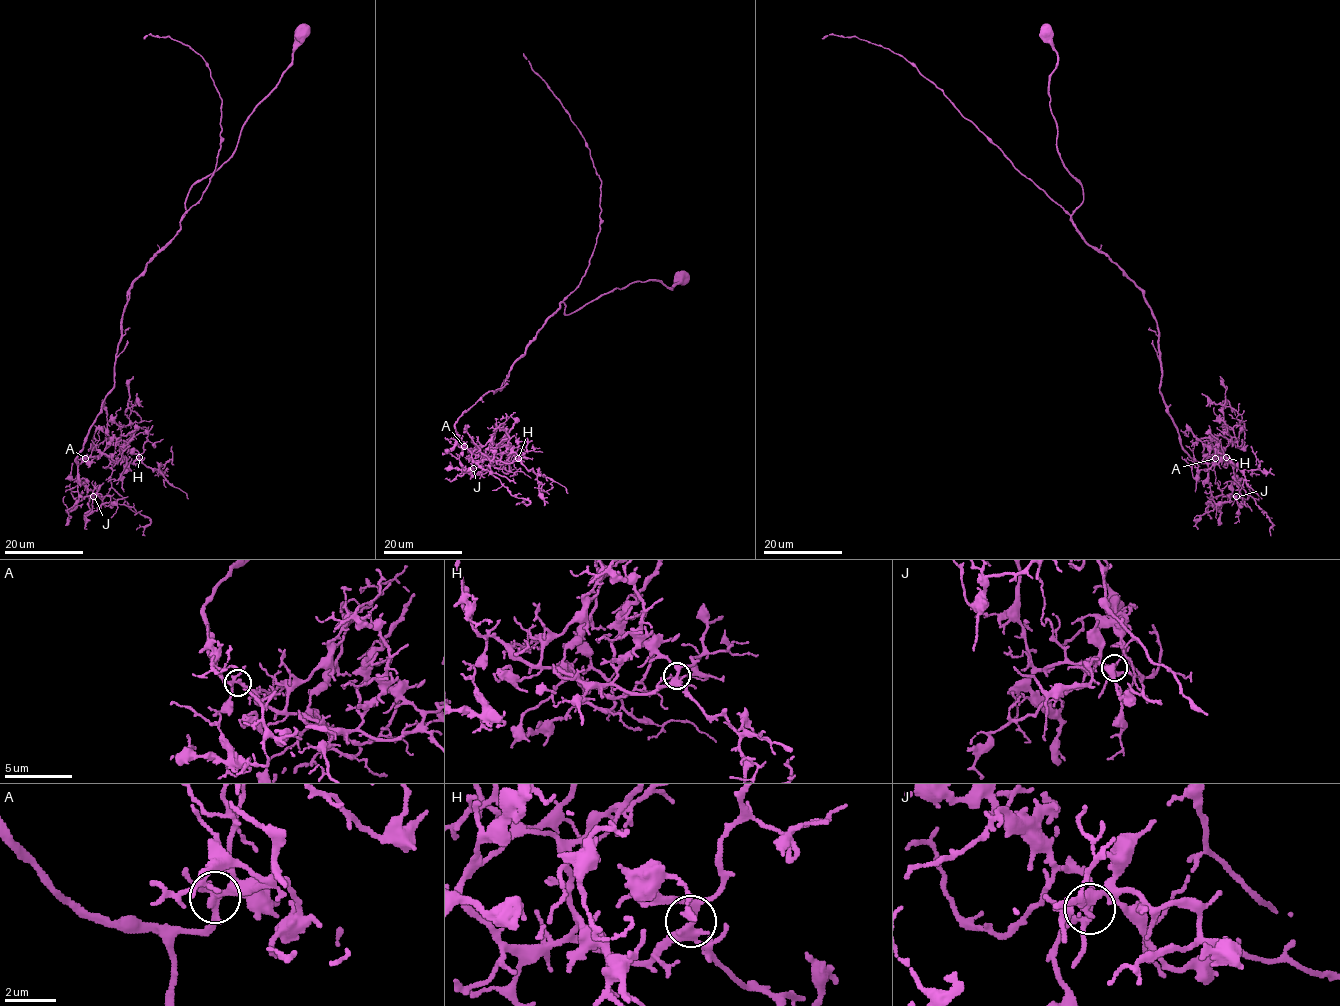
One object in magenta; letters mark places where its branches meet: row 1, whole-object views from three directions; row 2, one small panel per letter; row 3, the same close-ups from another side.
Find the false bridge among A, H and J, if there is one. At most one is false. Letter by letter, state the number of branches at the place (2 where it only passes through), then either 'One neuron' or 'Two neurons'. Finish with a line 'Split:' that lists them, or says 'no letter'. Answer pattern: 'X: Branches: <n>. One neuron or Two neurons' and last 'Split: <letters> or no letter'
A: Branches: 4. One neuron
H: Branches: 4. One neuron
J: Branches: 4. One neuron
Split: no letter

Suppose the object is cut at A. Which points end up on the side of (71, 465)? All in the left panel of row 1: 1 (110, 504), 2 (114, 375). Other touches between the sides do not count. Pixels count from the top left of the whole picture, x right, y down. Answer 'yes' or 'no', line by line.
1: yes
2: yes

